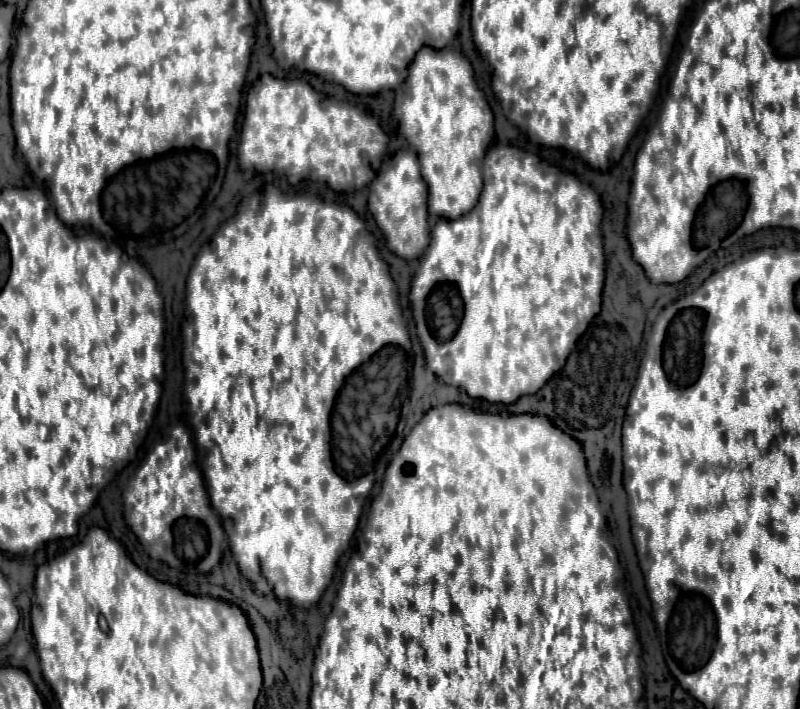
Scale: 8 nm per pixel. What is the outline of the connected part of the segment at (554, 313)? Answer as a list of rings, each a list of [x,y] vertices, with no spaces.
[[[513,146],[491,148],[483,160],[483,192],[477,206],[469,214],[453,222],[437,220],[435,228],[431,230],[431,242],[427,246],[423,262],[411,282],[411,314],[417,328],[417,338],[427,358],[427,368],[447,386],[461,388],[471,398],[481,398],[491,404],[513,404],[521,396],[535,394],[537,390],[541,390],[547,384],[547,380],[565,366],[567,356],[573,350],[577,338],[585,332],[591,318],[595,318],[601,310],[601,288],[605,280],[605,256],[599,228],[601,214],[603,206],[599,202],[599,196],[587,184],[581,184],[577,178],[573,178],[570,172],[540,160],[533,154],[521,152]]]

